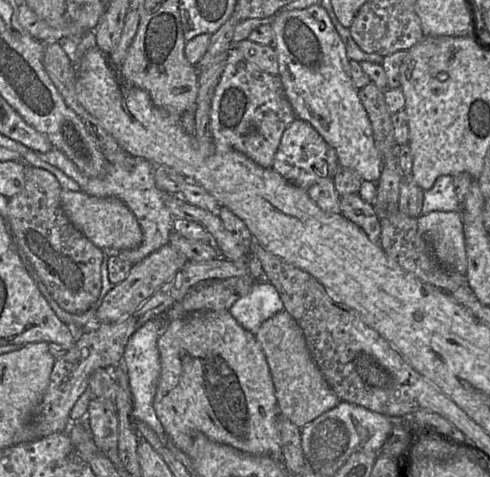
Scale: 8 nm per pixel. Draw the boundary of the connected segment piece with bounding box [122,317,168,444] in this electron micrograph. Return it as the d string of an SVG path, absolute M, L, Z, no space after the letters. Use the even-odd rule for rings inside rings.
M164 317L152 318L138 328L130 336L126 344L122 361L122 365L129 376L129 384L133 400L134 422L144 422L150 426L163 444L166 443L168 436L156 415L153 401L160 376L160 358L157 341L166 322L167 320Z

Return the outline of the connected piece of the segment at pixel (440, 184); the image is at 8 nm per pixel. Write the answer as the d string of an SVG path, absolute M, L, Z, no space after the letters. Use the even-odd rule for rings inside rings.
M439 176L430 189L424 190L422 214L431 211L460 211L460 209L461 204L455 192L452 176Z

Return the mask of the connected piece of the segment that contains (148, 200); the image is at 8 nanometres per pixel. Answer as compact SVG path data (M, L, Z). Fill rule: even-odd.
M56 149L45 153L37 152L37 154L41 160L55 166L75 180L84 193L100 198L116 197L128 206L141 227L143 237L137 248L116 252L121 259L135 265L152 252L169 243L169 236L173 230L173 220L175 218L163 202L165 192L159 190L155 185L156 165L159 164L153 164L144 158L132 156L128 157L124 164L108 162L105 173L100 177L88 177L80 172L76 165L62 152Z

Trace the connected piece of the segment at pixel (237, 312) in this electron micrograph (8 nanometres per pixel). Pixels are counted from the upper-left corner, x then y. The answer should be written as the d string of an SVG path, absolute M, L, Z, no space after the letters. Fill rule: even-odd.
M257 280L245 296L233 303L229 312L255 335L264 321L282 310L284 305L276 288L266 280Z

